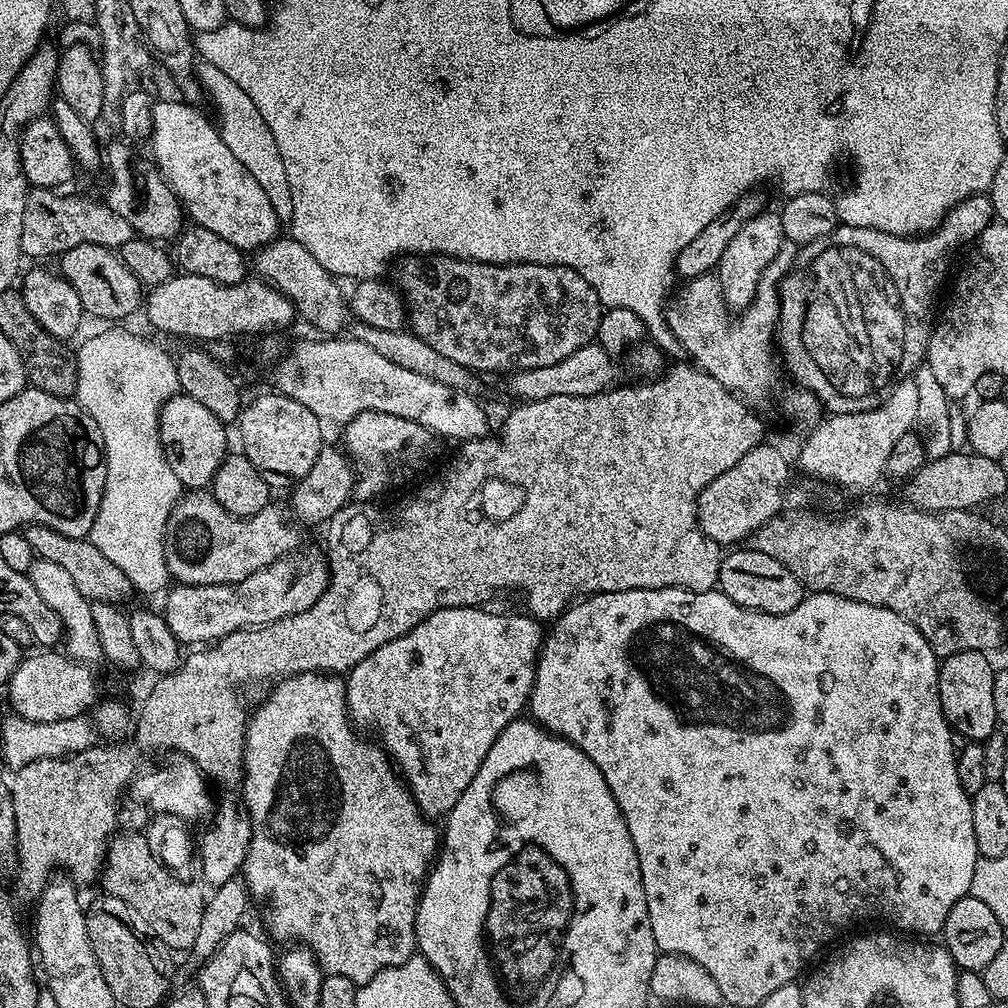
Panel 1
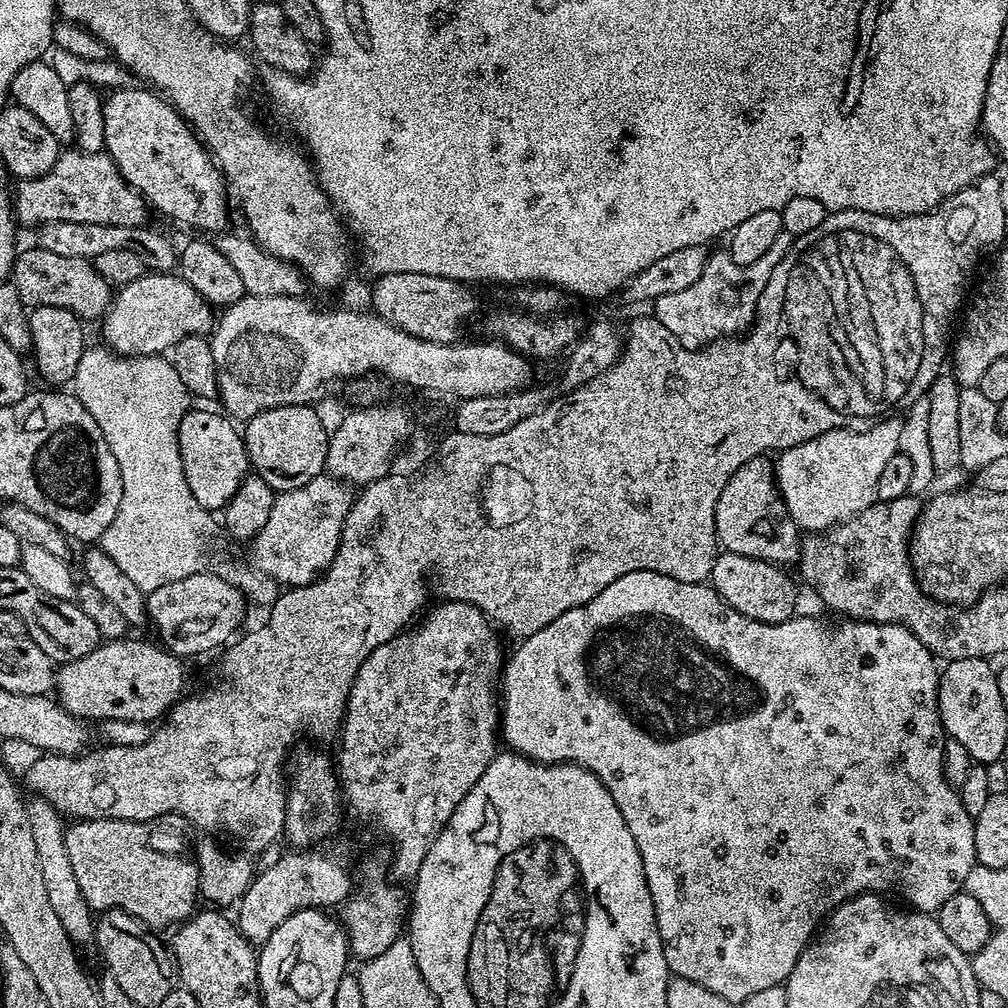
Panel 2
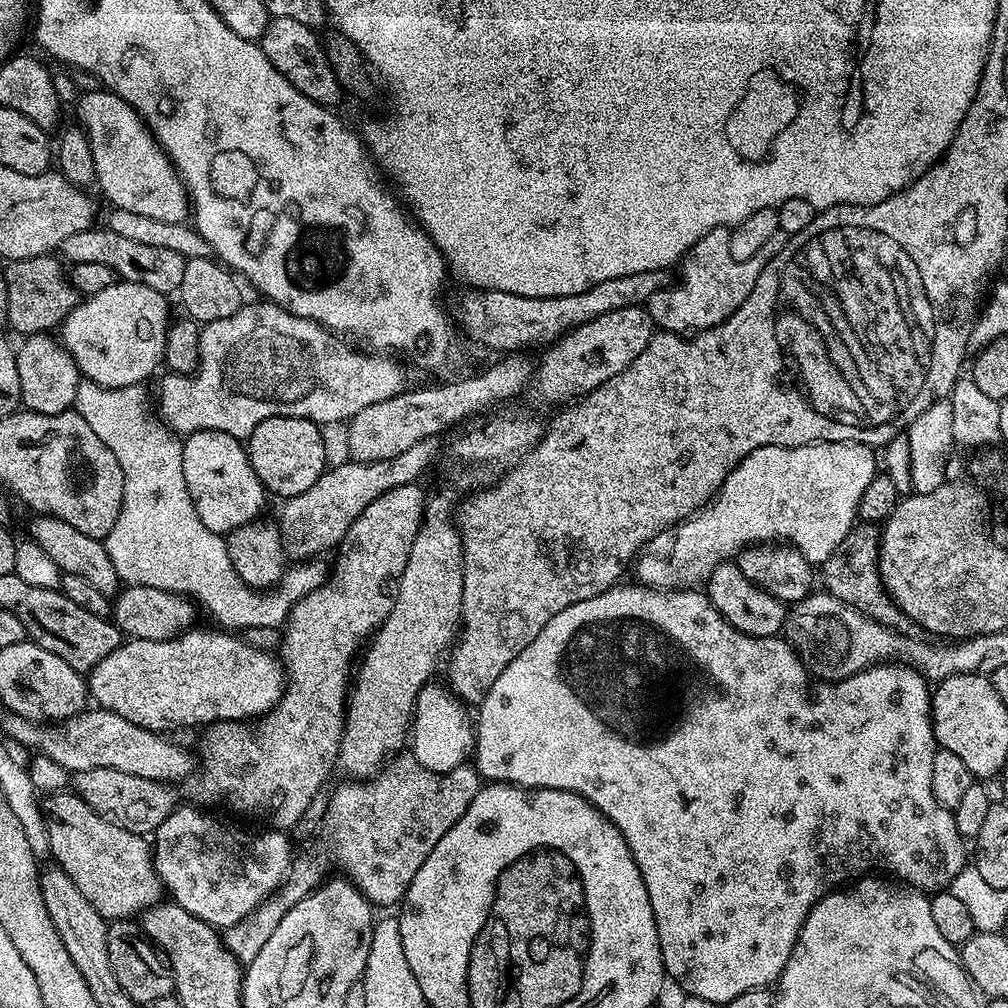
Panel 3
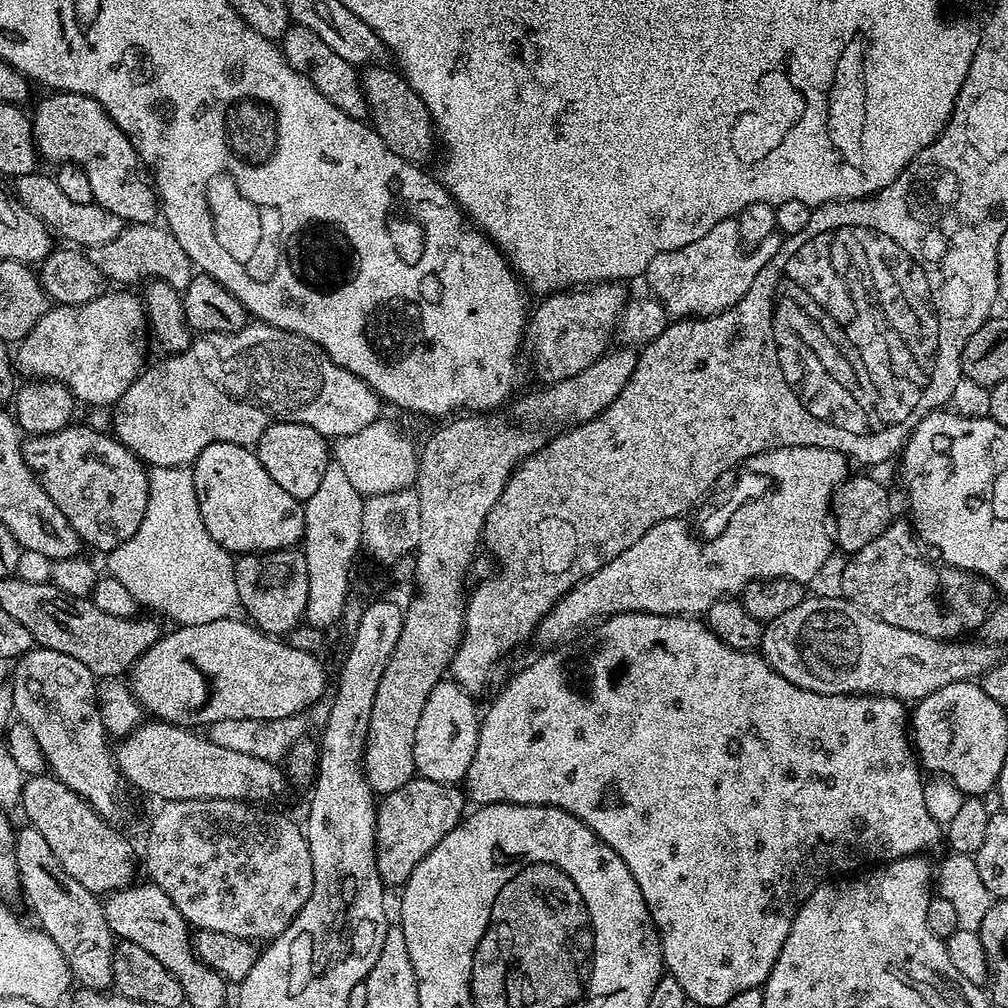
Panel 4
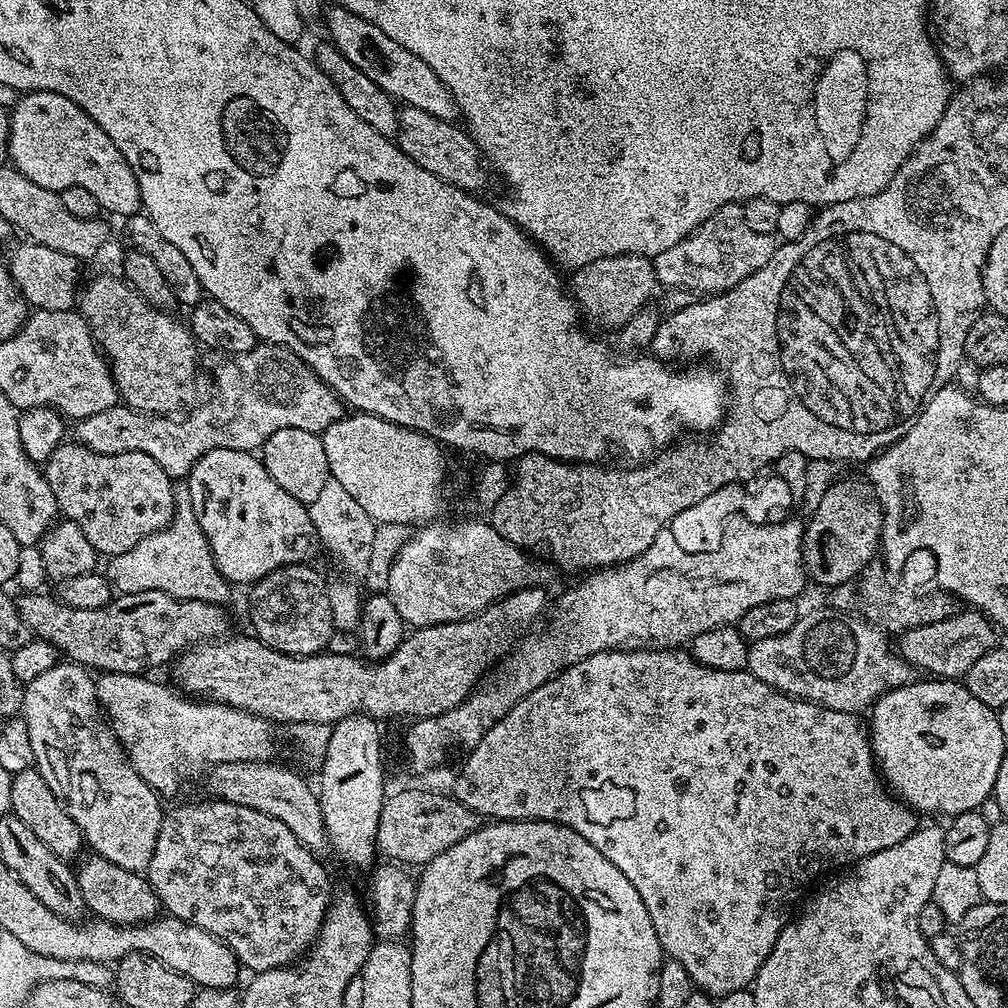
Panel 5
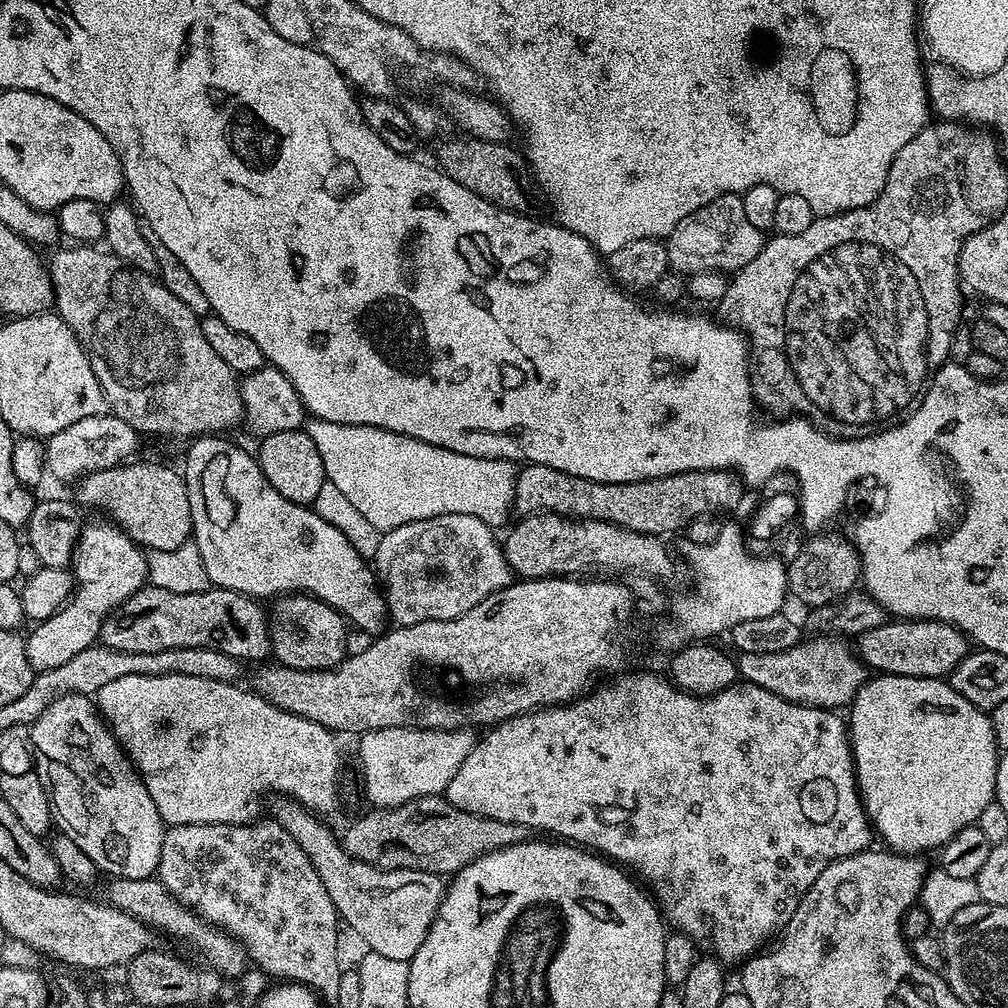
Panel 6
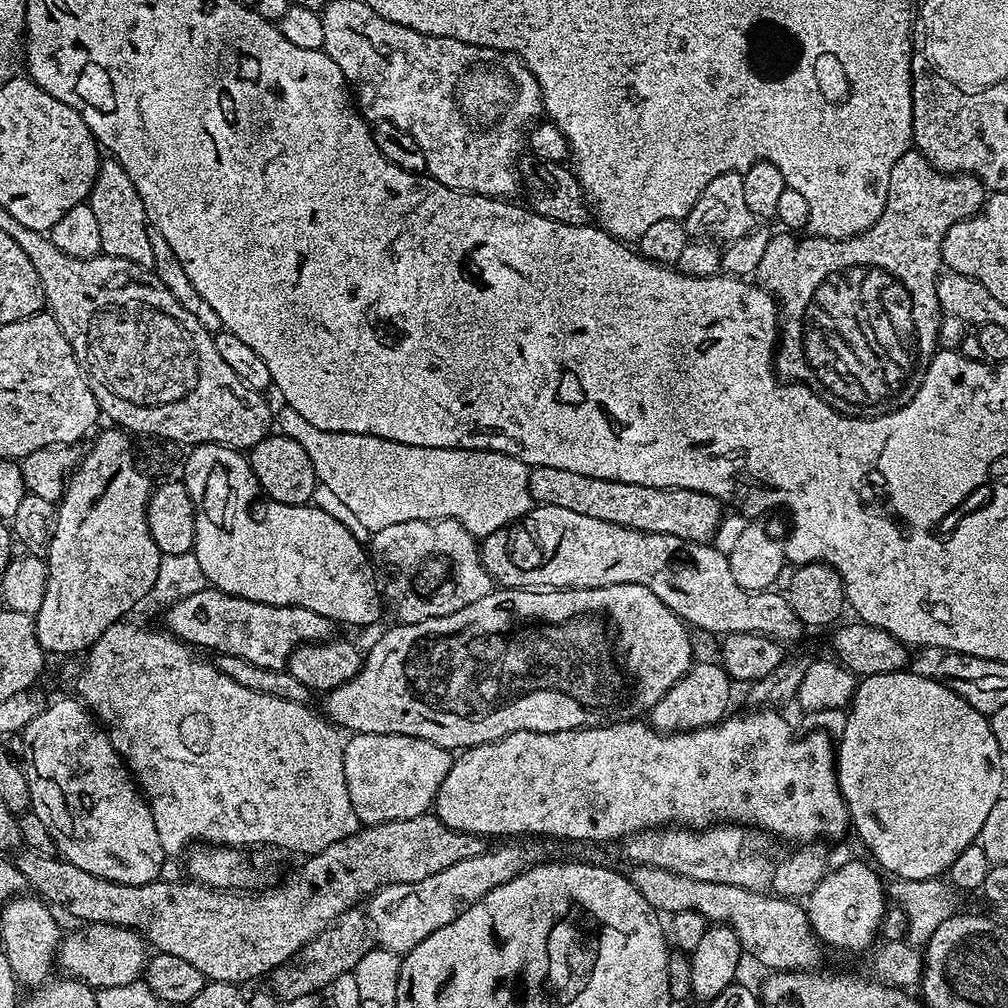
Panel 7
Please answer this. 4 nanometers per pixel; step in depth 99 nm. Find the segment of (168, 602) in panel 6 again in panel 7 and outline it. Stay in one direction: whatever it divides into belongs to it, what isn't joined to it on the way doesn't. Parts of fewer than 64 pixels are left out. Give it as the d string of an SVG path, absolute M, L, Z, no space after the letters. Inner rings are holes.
M211 586L167 605L165 612L168 612L164 616L167 631L177 640L183 640L196 650L209 648L212 654L237 655L266 670L287 669L294 649L302 644L331 641L338 631L335 620L314 614L314 610L250 602Z

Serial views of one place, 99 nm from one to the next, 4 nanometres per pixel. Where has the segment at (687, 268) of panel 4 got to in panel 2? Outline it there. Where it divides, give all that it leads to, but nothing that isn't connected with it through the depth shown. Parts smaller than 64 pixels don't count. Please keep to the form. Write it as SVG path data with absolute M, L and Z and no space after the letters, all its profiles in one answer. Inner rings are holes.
M781 230L770 250L749 264L734 262L727 250L713 251L694 286L681 290L679 294L662 294L662 298L654 301L656 320L662 322L670 334L692 346L707 346L717 340L747 333L756 319L758 298L770 274L774 274L774 266L778 266L791 250L793 239L792 235Z

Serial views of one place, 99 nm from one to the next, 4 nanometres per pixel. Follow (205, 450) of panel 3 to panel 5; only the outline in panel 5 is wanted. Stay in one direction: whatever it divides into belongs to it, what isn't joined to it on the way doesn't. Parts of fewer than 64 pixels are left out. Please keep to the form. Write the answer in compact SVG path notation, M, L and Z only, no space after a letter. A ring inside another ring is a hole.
M225 448L210 450L188 473L186 487L194 514L198 514L198 526L202 526L202 534L206 534L214 562L229 585L250 586L282 566L305 563L312 547L317 547L318 539L306 505L298 502L298 498L290 498L290 494L286 494L286 490L270 478L259 455Z

